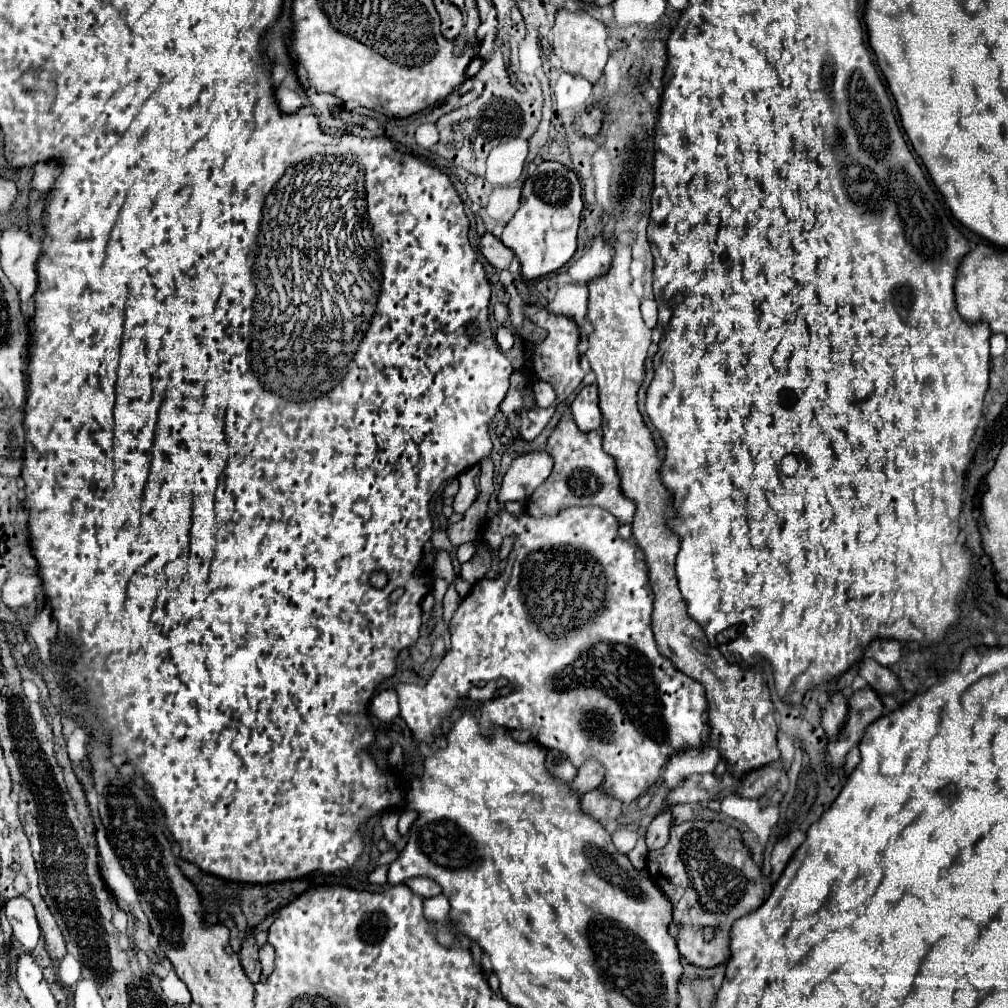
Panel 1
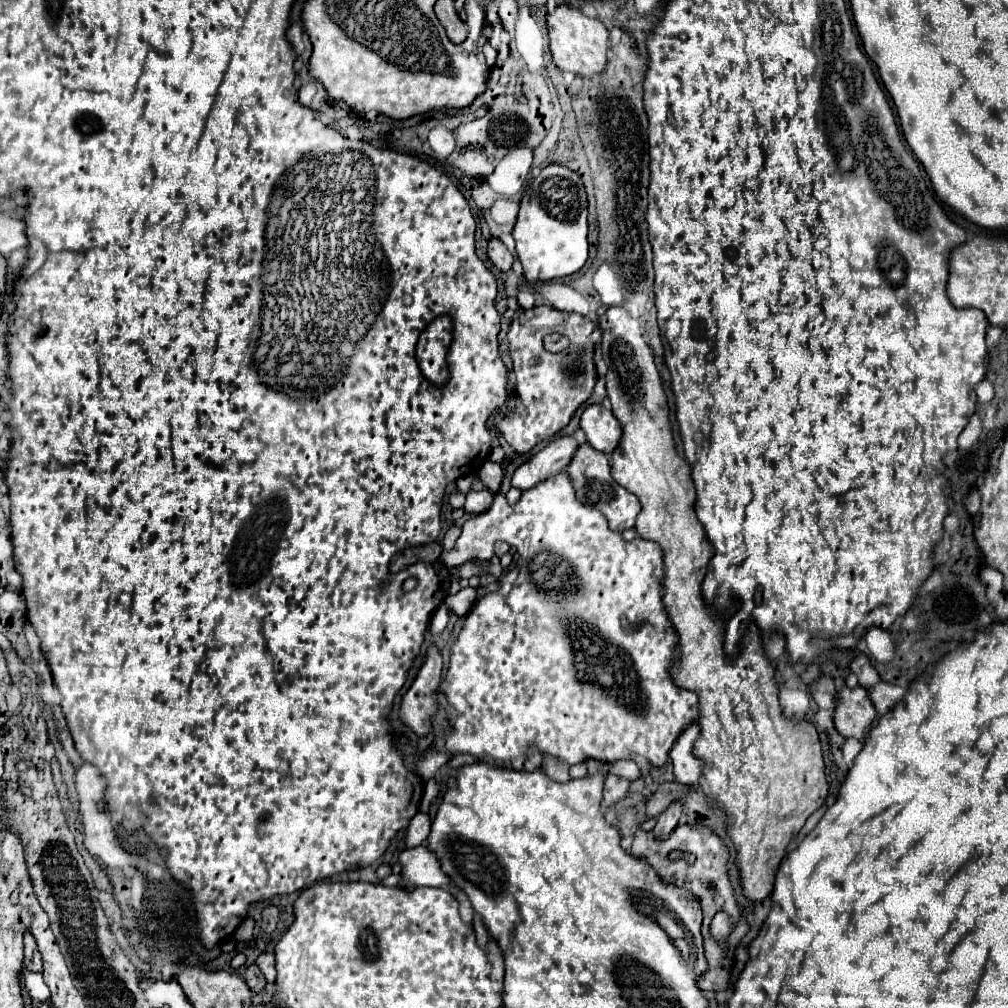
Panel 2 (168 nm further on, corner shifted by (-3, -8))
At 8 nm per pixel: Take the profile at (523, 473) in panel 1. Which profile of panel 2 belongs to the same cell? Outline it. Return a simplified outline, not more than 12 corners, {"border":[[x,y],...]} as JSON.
{"border":[[551,440],[515,470],[519,490],[567,468],[579,442]]}

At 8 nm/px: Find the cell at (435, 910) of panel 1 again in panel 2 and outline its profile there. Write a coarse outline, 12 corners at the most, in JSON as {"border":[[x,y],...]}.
{"border":[[427,846],[401,852],[399,886],[449,882]]}

